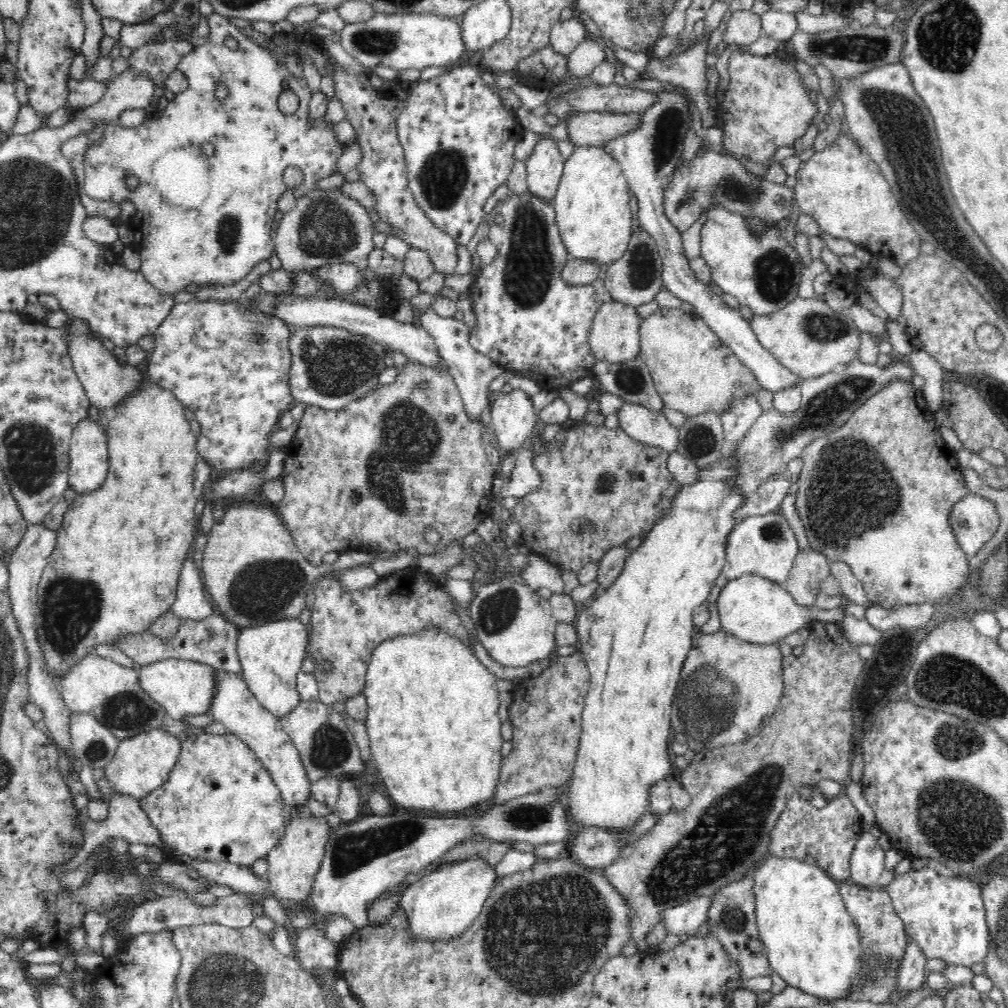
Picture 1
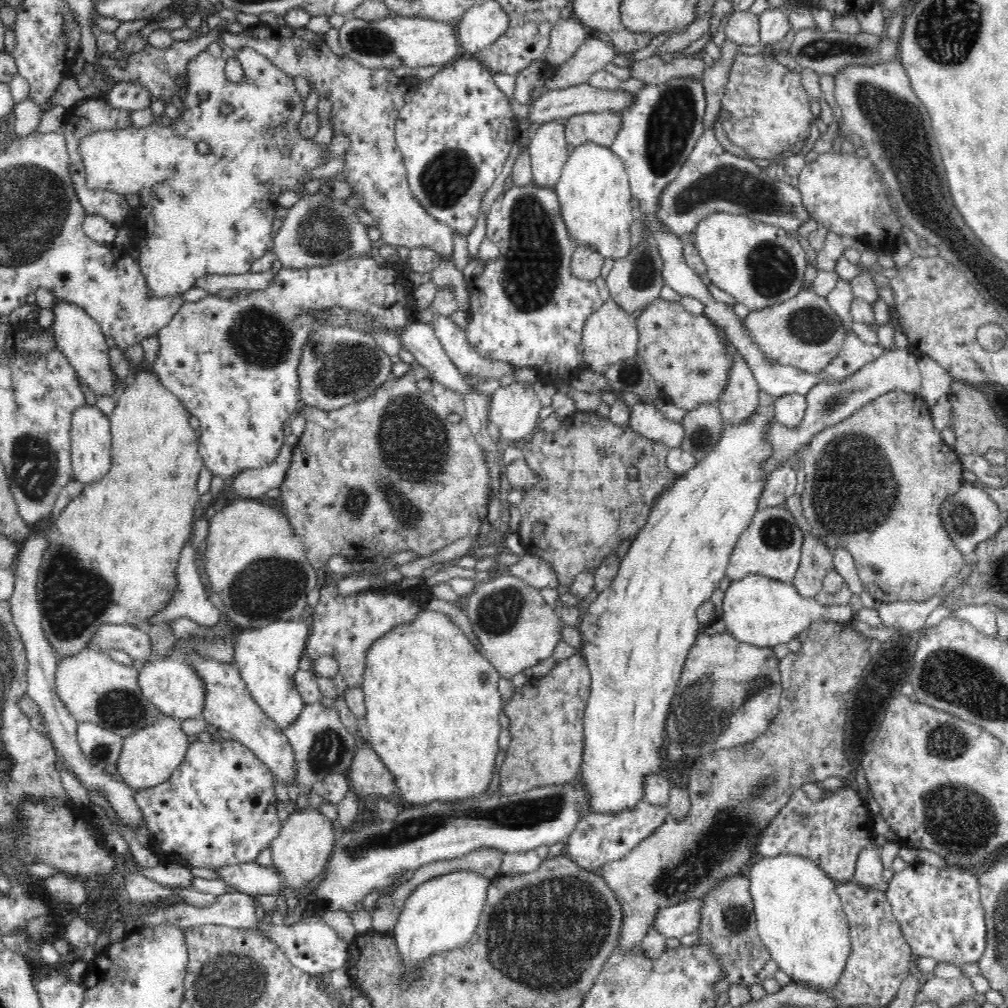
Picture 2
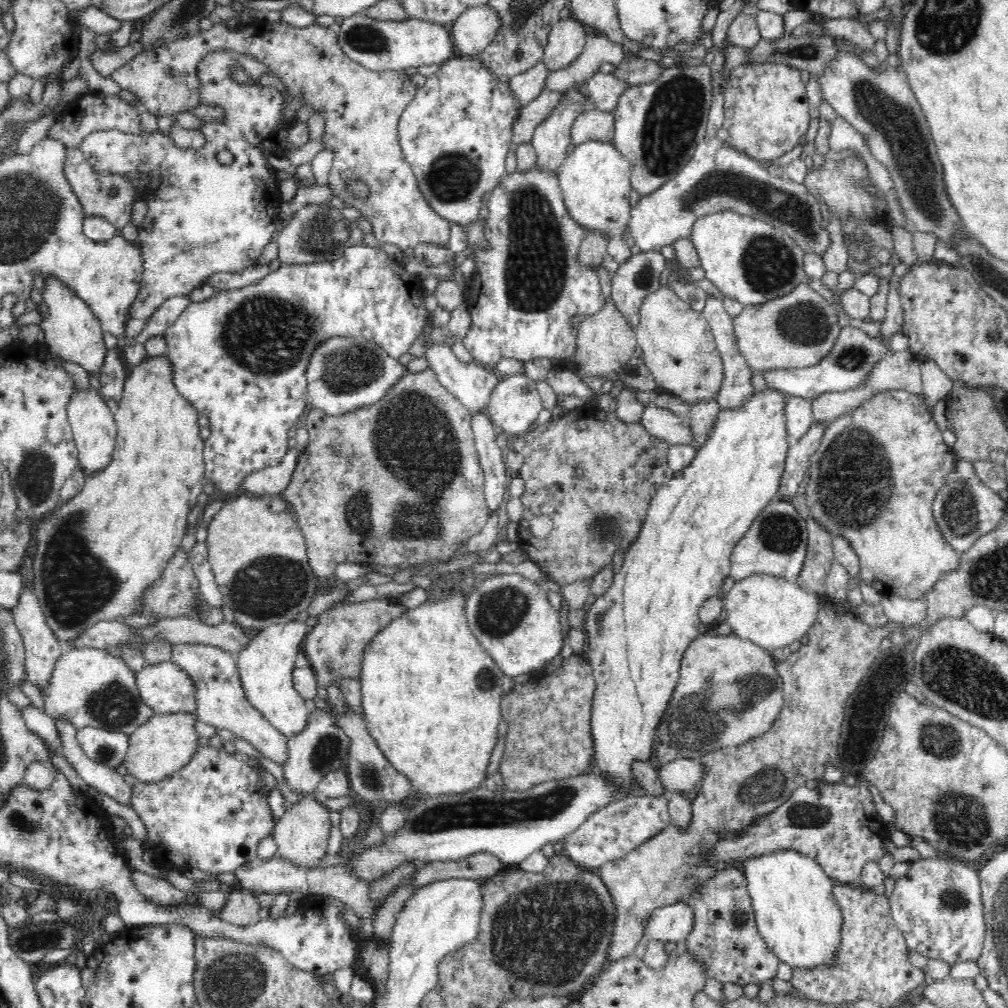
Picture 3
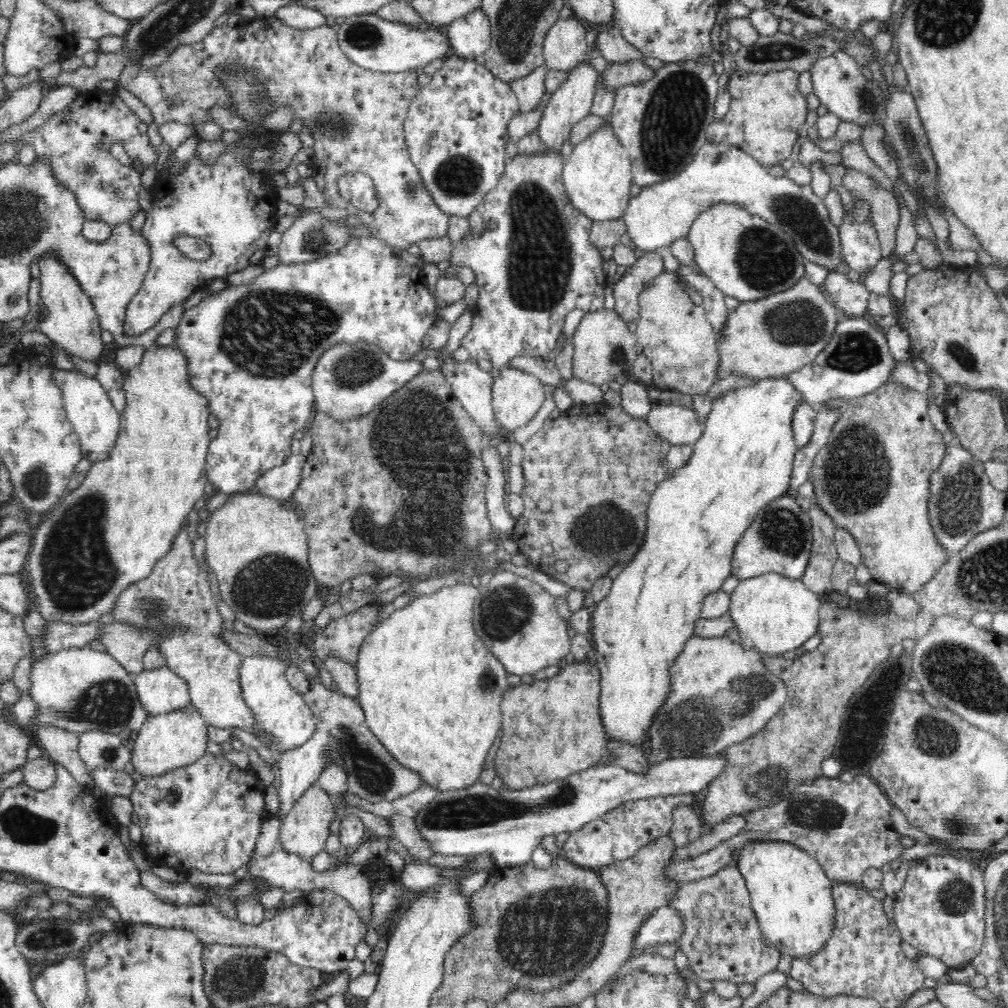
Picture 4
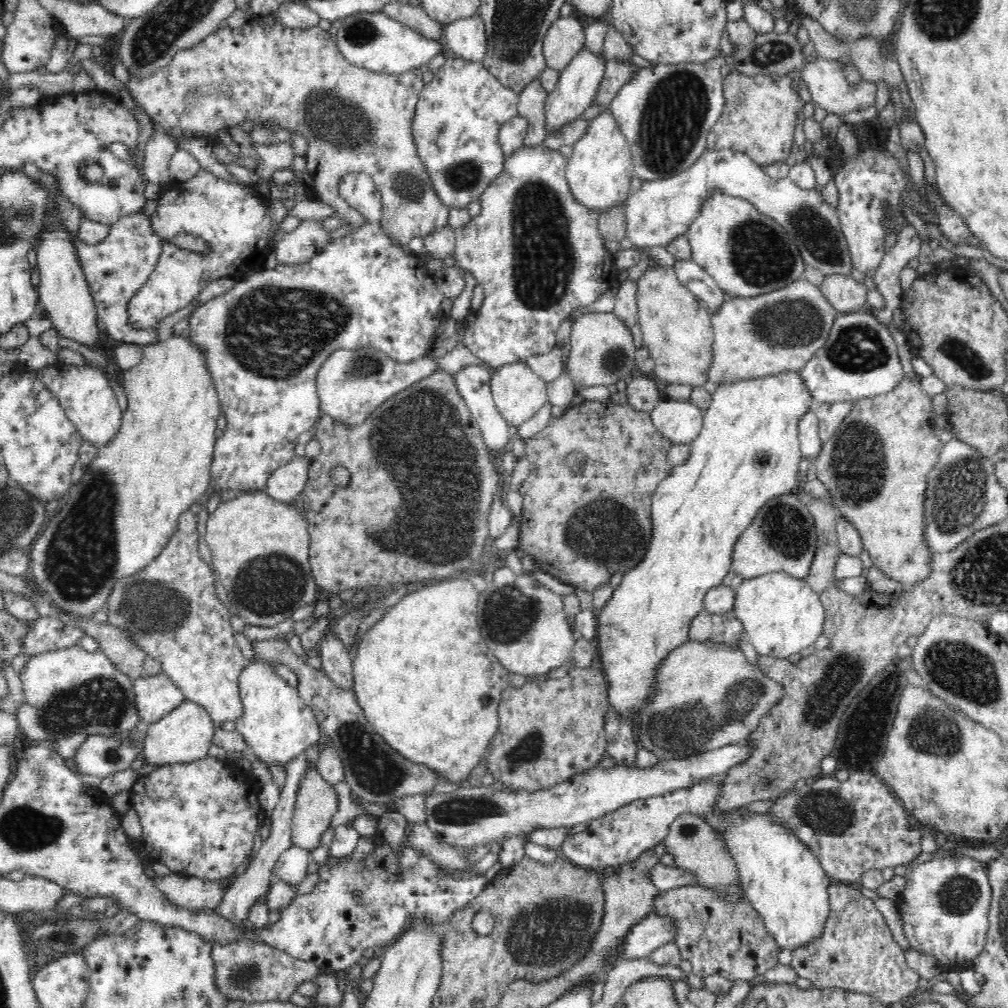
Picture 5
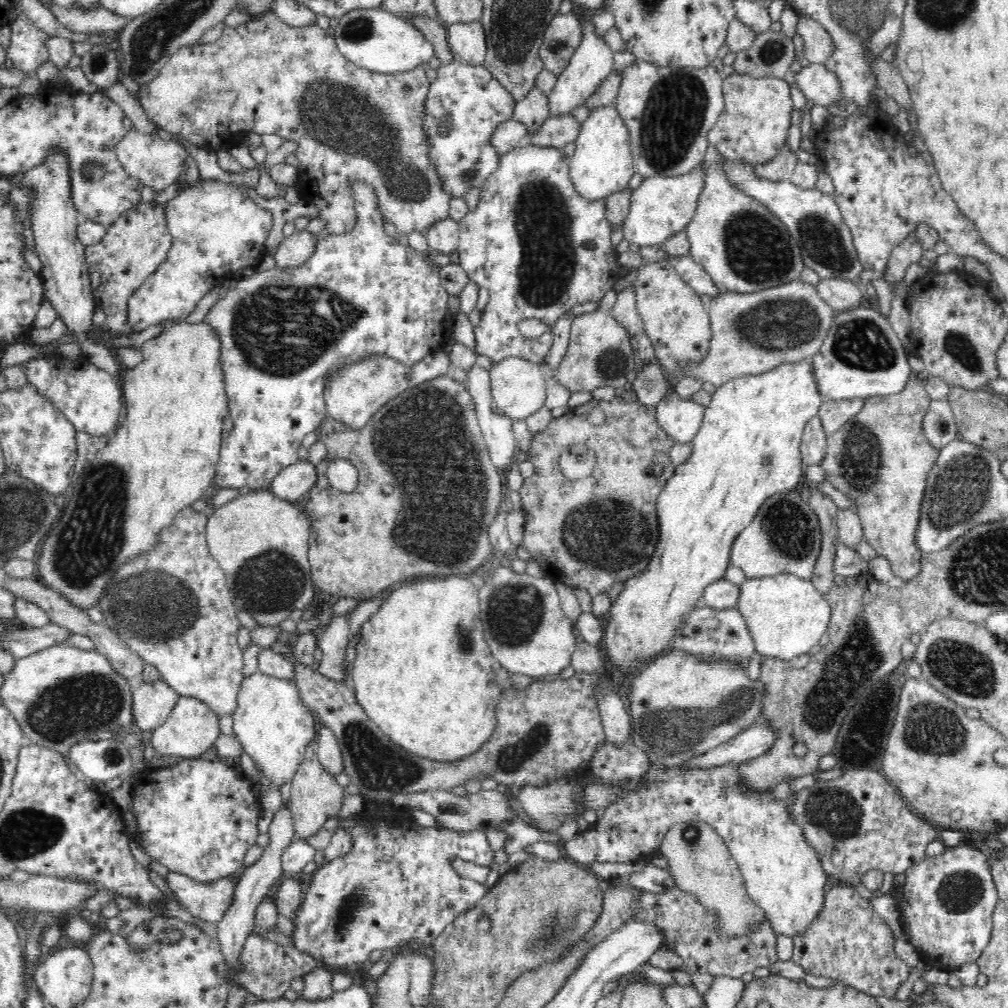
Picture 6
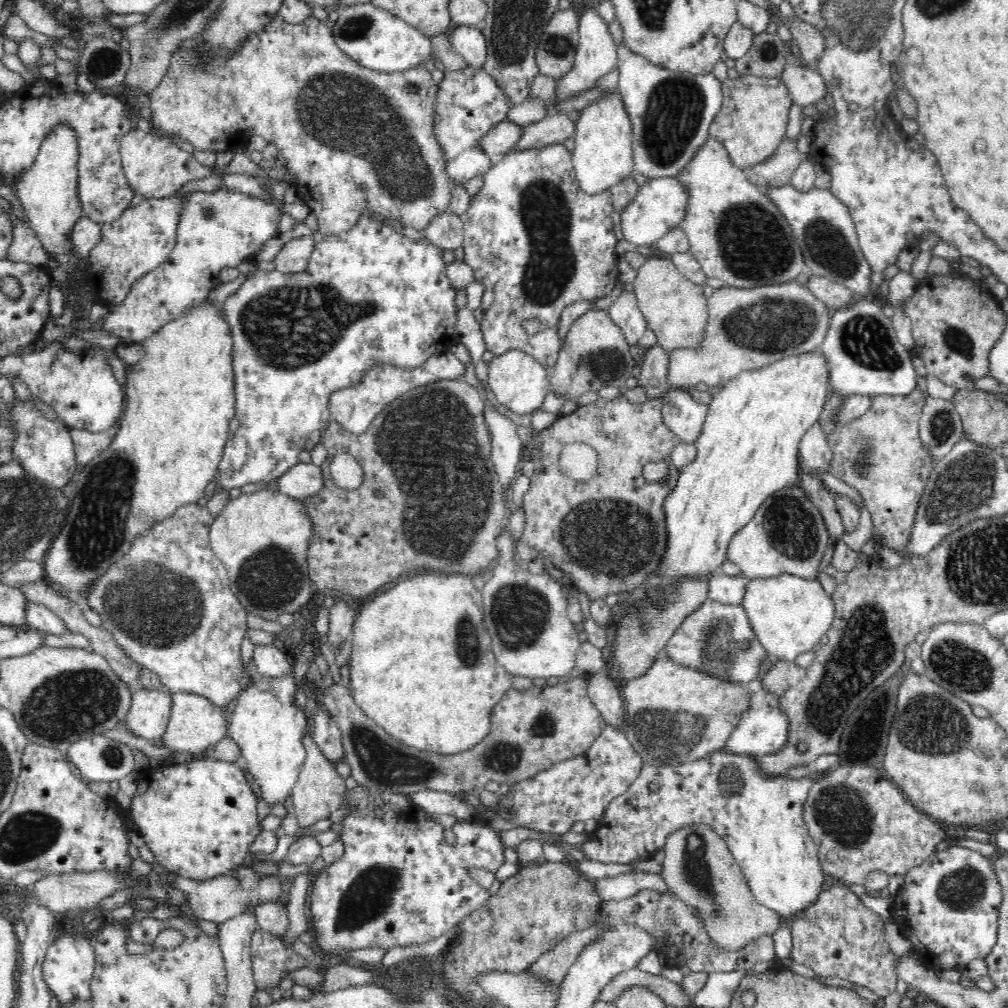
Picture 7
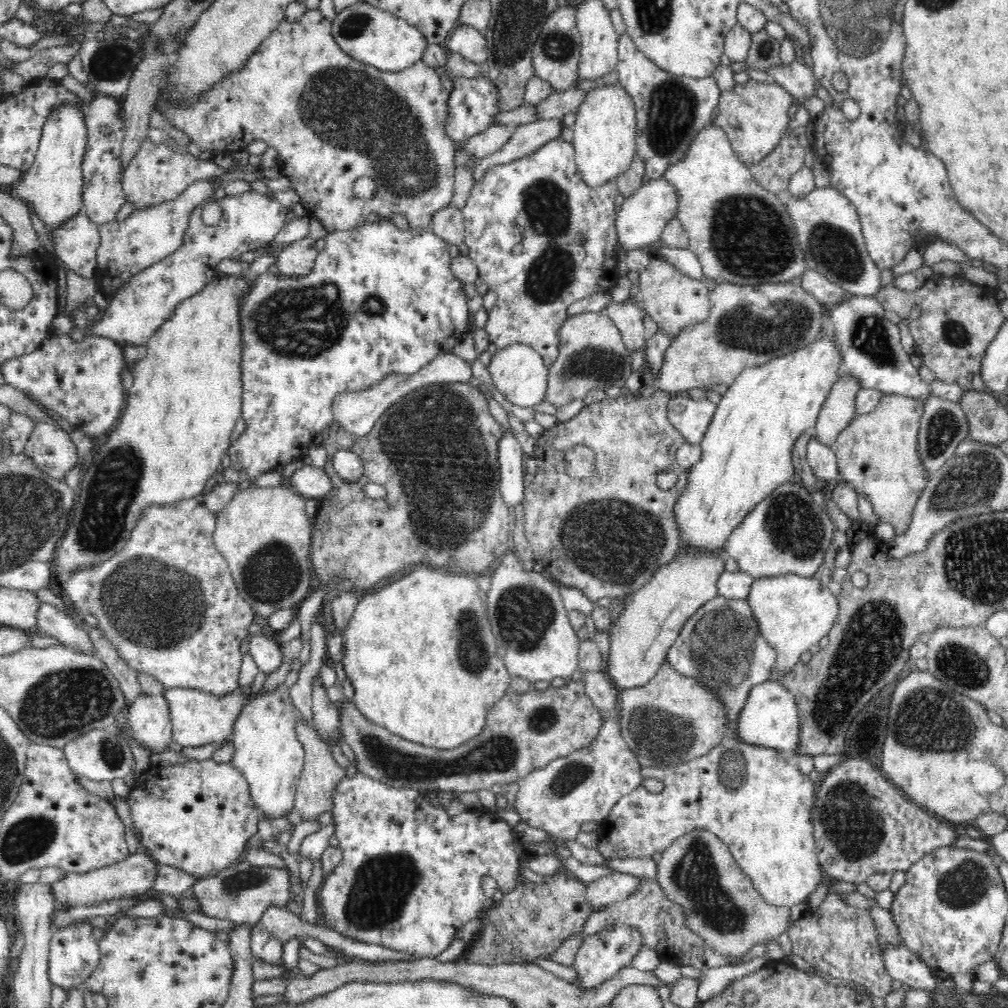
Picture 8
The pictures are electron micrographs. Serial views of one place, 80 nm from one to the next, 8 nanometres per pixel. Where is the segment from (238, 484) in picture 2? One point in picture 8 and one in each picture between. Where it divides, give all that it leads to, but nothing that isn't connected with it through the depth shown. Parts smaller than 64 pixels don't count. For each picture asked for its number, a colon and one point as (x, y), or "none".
3: (268, 481)
4: (280, 482)
5: (284, 484)
6: (292, 482)
7: (302, 480)
8: (308, 482)

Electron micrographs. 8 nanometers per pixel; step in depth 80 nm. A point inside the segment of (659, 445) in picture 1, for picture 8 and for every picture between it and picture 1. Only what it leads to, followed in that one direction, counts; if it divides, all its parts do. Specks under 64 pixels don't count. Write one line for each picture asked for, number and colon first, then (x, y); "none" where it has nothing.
2: (647, 421)
3: (661, 423)
4: (675, 424)
5: (679, 426)
6: (681, 419)
7: (683, 416)
8: (689, 417)

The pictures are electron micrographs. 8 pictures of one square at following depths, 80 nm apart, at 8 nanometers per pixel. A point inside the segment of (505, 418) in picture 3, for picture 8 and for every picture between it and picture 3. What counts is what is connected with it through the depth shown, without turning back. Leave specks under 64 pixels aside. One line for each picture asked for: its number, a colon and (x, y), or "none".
4: (516, 397)
5: (518, 394)
6: (518, 387)
7: (519, 384)
8: (518, 373)

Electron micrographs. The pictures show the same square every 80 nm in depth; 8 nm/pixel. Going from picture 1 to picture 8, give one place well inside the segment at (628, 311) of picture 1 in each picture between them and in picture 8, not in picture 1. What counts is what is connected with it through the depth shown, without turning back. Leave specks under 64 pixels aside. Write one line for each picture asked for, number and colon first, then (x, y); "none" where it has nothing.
2: (611, 335)
3: (606, 341)
4: (604, 348)
5: (603, 352)
6: (599, 353)
7: (595, 354)
8: (592, 354)

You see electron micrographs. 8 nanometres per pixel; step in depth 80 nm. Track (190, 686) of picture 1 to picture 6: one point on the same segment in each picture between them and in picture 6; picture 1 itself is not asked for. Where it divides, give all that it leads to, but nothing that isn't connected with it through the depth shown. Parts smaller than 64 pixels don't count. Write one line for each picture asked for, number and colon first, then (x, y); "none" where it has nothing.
2: (175, 687)
3: (166, 687)
4: (161, 690)
5: (157, 695)
6: (152, 702)

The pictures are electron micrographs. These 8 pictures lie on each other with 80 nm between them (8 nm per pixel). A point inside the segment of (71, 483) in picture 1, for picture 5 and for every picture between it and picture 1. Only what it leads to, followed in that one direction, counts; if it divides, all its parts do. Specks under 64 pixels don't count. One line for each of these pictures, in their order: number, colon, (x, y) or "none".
2: (91, 442)
3: (94, 431)
4: (96, 422)
5: (90, 404)

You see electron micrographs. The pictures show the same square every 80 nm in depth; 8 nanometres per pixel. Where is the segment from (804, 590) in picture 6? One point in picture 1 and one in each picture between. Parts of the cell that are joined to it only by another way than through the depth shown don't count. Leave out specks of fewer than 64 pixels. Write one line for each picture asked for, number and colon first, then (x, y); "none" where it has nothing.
1: (753, 608)
2: (757, 610)
3: (772, 612)
4: (776, 614)
5: (781, 615)

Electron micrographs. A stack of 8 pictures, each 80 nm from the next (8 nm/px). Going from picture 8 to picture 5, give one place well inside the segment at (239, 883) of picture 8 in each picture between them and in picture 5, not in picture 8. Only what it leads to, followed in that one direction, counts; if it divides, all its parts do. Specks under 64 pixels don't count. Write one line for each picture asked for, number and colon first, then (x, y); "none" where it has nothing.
5: (187, 892)
6: (207, 901)
7: (216, 900)

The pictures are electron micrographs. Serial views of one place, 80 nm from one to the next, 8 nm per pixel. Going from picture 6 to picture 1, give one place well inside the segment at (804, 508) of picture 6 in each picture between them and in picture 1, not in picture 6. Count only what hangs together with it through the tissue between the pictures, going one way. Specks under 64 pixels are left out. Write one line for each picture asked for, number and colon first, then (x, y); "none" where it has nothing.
1: (765, 545)
2: (770, 545)
3: (775, 543)
4: (779, 540)
5: (782, 538)

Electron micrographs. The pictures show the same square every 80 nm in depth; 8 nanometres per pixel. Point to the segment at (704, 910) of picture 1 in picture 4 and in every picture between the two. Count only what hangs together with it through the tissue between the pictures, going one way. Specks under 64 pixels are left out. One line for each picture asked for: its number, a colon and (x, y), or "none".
2: (685, 918)
3: (672, 923)
4: (666, 925)

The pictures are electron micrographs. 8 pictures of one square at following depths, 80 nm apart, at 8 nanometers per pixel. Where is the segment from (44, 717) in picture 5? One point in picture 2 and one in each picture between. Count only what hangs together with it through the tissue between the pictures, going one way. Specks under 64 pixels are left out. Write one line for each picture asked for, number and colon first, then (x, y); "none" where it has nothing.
2: (94, 687)
3: (89, 686)
4: (80, 689)

